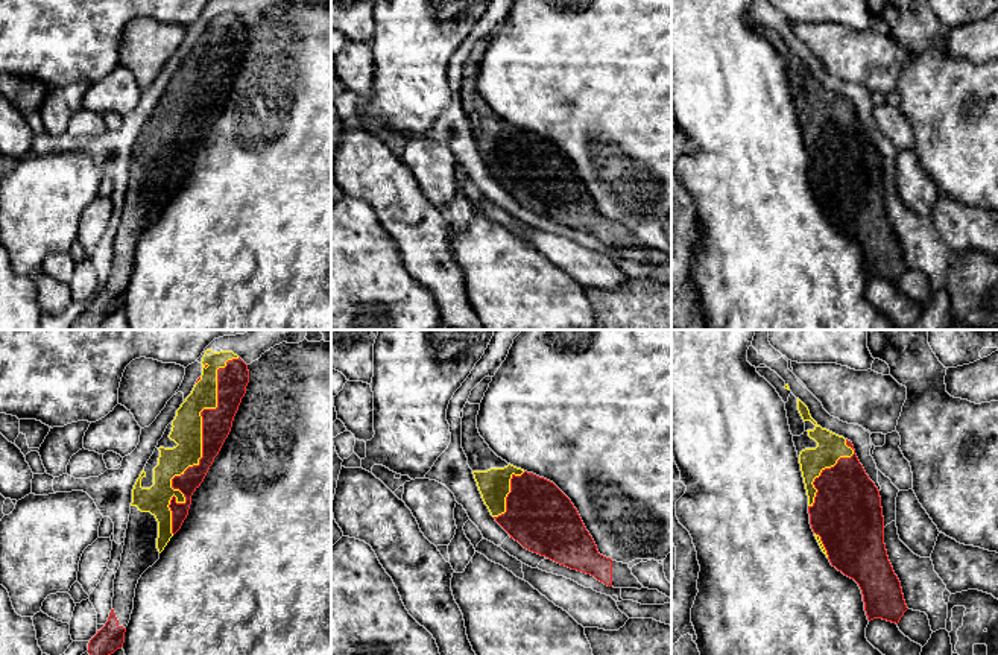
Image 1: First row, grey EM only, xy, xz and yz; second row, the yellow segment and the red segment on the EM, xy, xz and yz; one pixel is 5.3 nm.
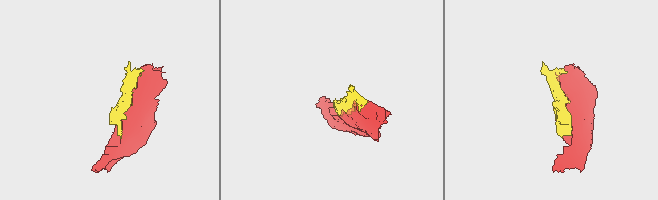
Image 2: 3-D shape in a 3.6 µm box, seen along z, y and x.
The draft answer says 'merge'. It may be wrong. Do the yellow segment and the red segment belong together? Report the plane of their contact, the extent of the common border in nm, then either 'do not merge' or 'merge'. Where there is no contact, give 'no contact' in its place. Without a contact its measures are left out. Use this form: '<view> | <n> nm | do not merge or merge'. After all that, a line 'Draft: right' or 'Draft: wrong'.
xy | 1000 nm | merge
Draft: right

